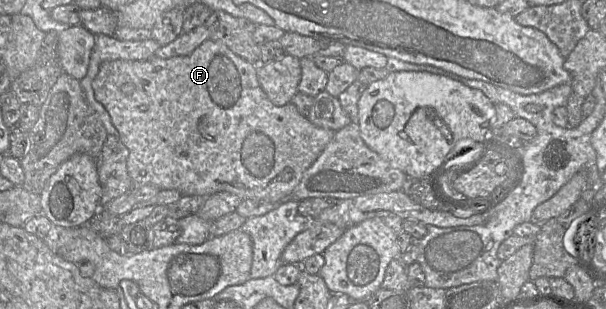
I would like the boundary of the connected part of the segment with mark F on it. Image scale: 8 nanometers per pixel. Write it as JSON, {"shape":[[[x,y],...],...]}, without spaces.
{"shape":[[[211,38],[204,41],[189,55],[170,58],[153,55],[144,60],[117,59],[103,61],[97,75],[93,79],[92,87],[96,99],[108,112],[120,140],[128,148],[127,170],[133,185],[155,185],[161,190],[174,189],[183,196],[199,195],[209,197],[218,192],[229,192],[239,196],[242,200],[258,199],[280,204],[288,199],[300,183],[304,173],[331,142],[335,131],[314,125],[299,112],[292,102],[283,106],[273,104],[260,85],[258,65],[243,59],[225,44]]]}

